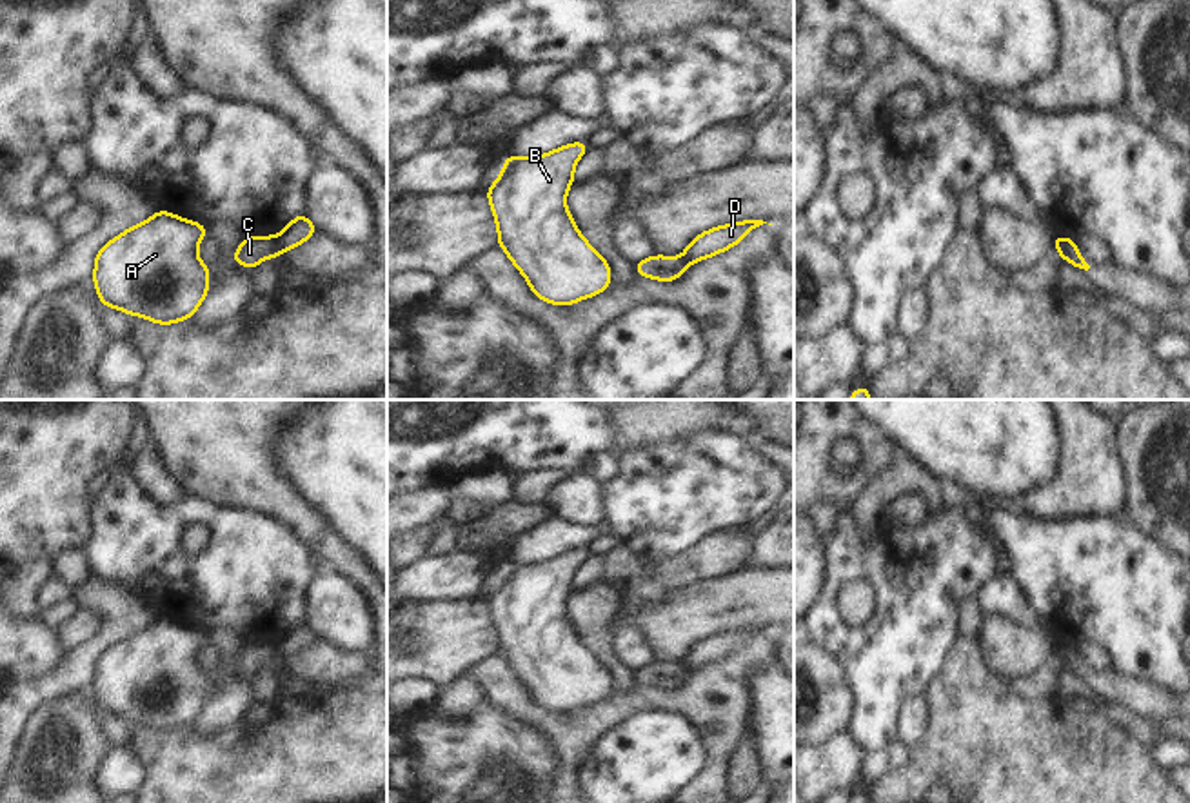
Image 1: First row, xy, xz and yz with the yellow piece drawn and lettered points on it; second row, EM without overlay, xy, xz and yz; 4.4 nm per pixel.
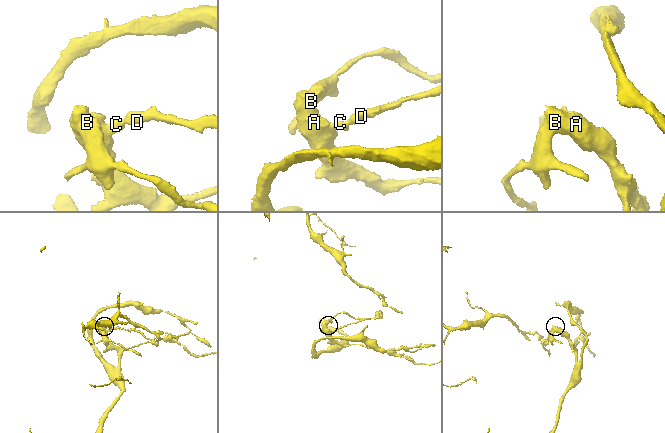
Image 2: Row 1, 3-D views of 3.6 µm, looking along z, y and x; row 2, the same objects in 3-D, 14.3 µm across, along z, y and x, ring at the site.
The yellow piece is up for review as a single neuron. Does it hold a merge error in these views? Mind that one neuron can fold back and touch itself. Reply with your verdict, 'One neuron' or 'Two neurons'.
Two neurons.

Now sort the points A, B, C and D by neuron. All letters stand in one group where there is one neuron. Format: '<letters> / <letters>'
A B C / D

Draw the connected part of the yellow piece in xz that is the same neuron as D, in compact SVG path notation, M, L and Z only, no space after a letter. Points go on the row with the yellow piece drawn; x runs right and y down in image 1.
M741 220L736 223L727 223L719 227L712 227L705 233L699 233L683 251L681 258L690 263L698 263L703 258L716 256L736 243L743 242L743 238L756 227L763 225L763 220Z

